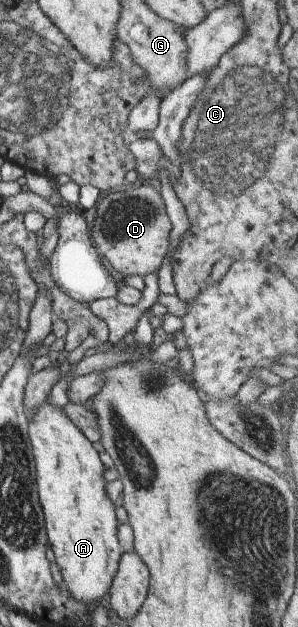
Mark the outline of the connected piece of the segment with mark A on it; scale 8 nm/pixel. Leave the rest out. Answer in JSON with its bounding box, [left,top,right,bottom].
[27,401,122,609]

